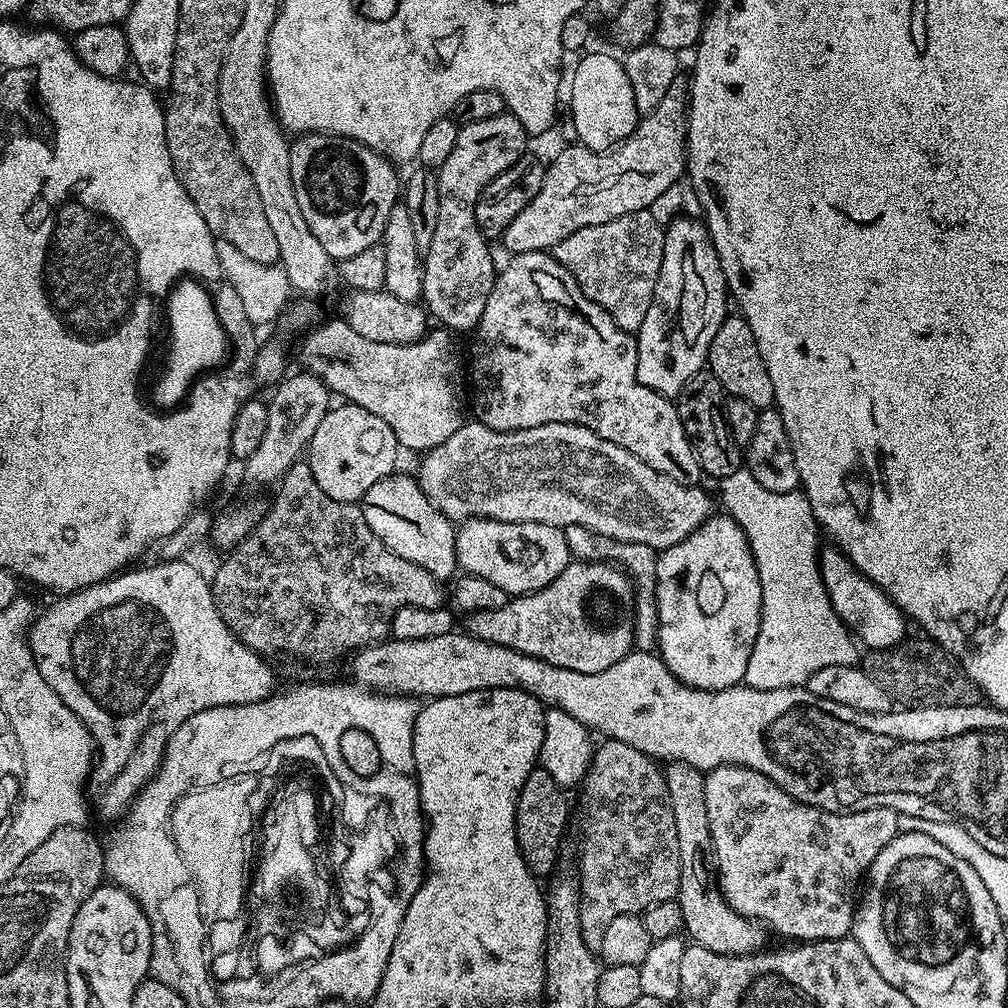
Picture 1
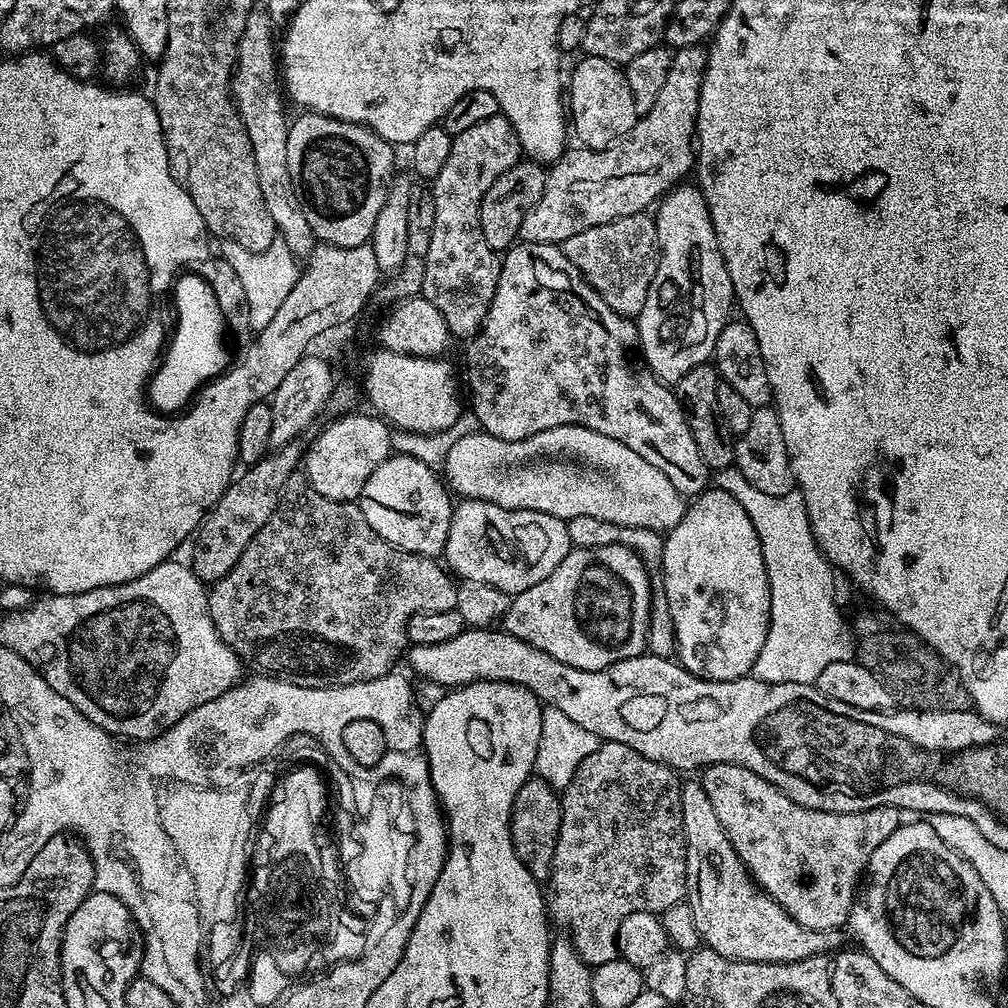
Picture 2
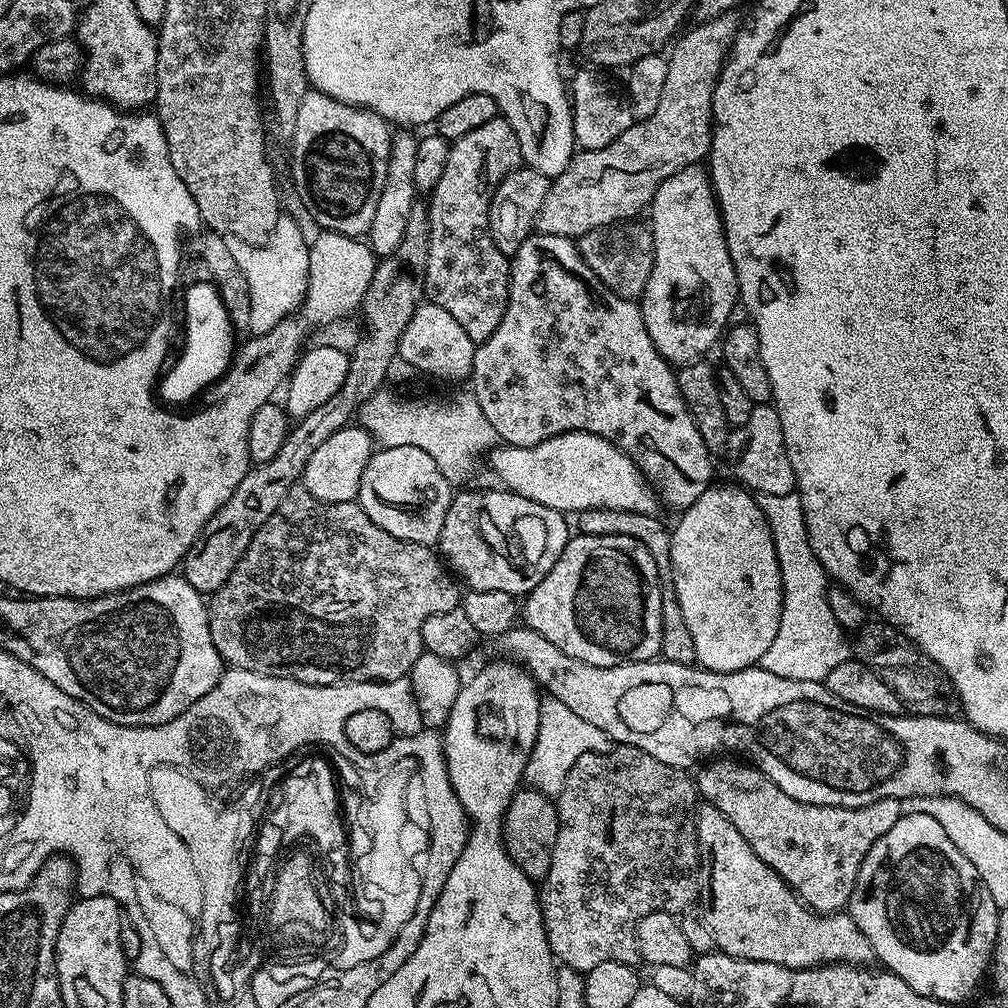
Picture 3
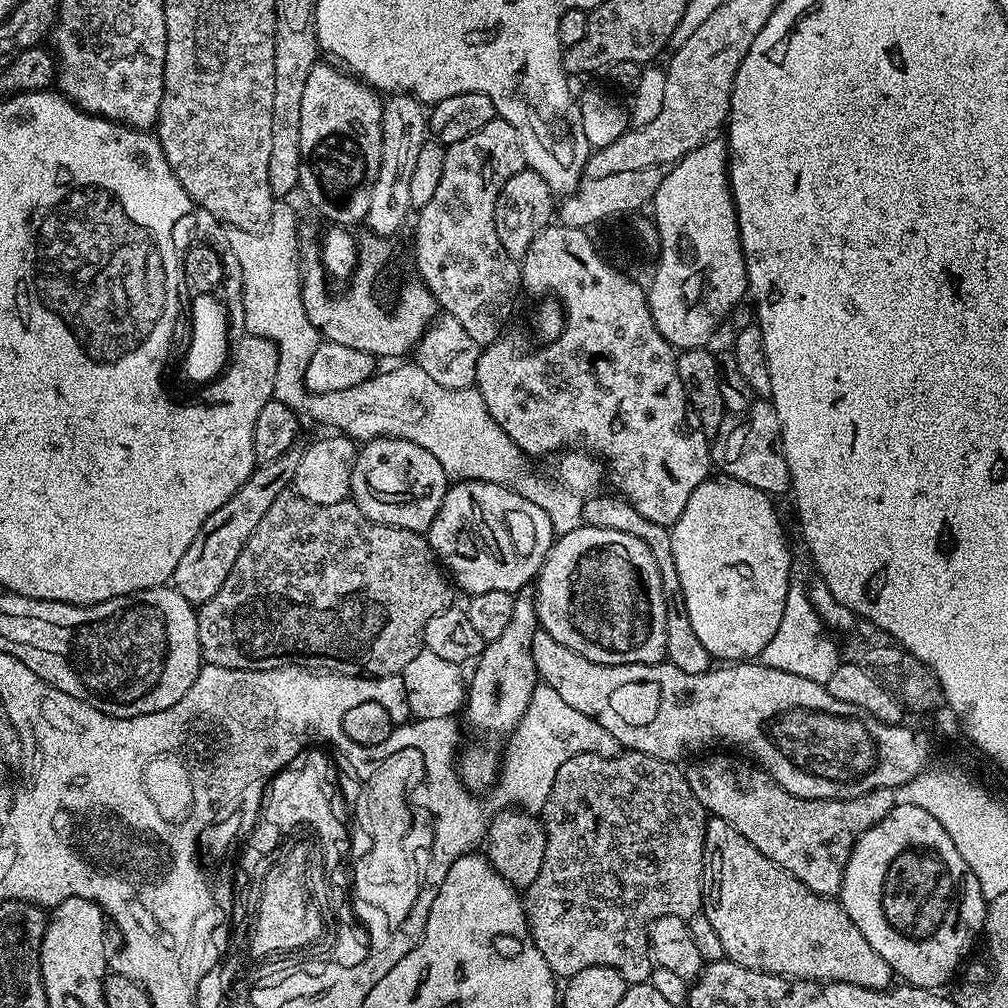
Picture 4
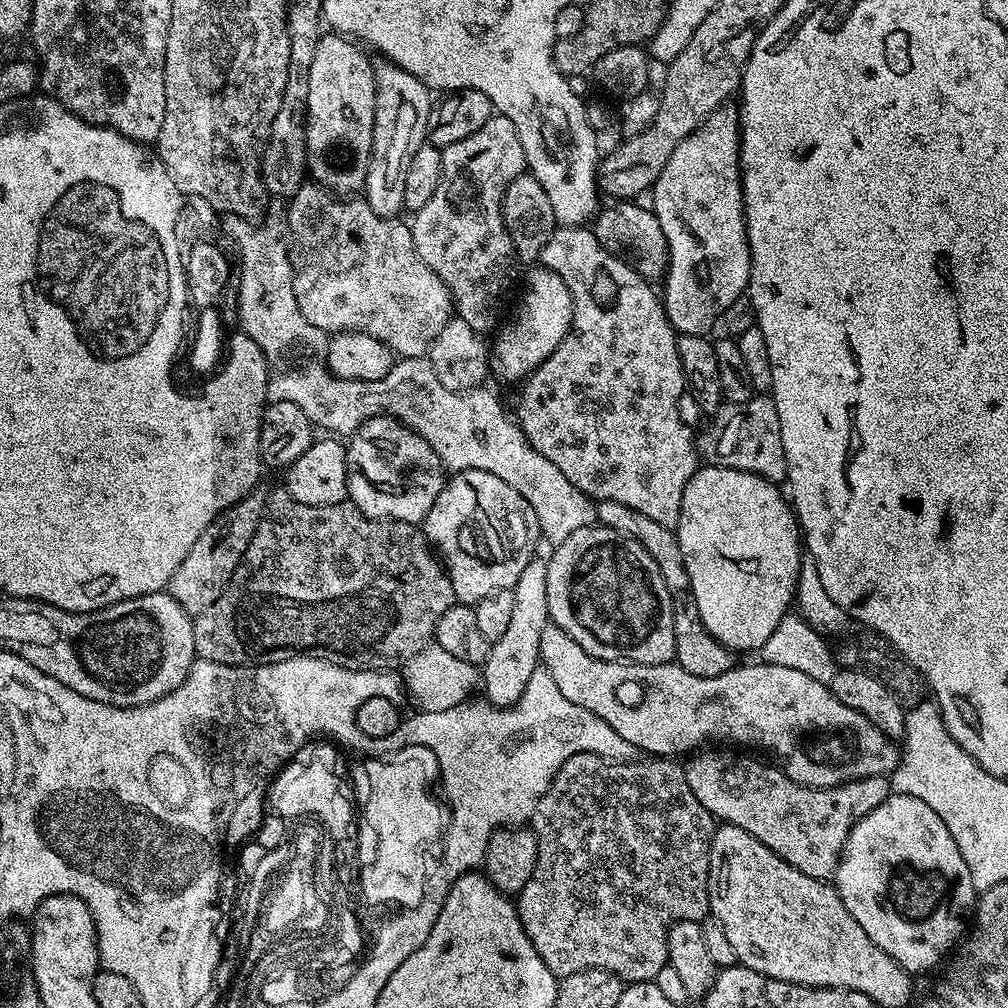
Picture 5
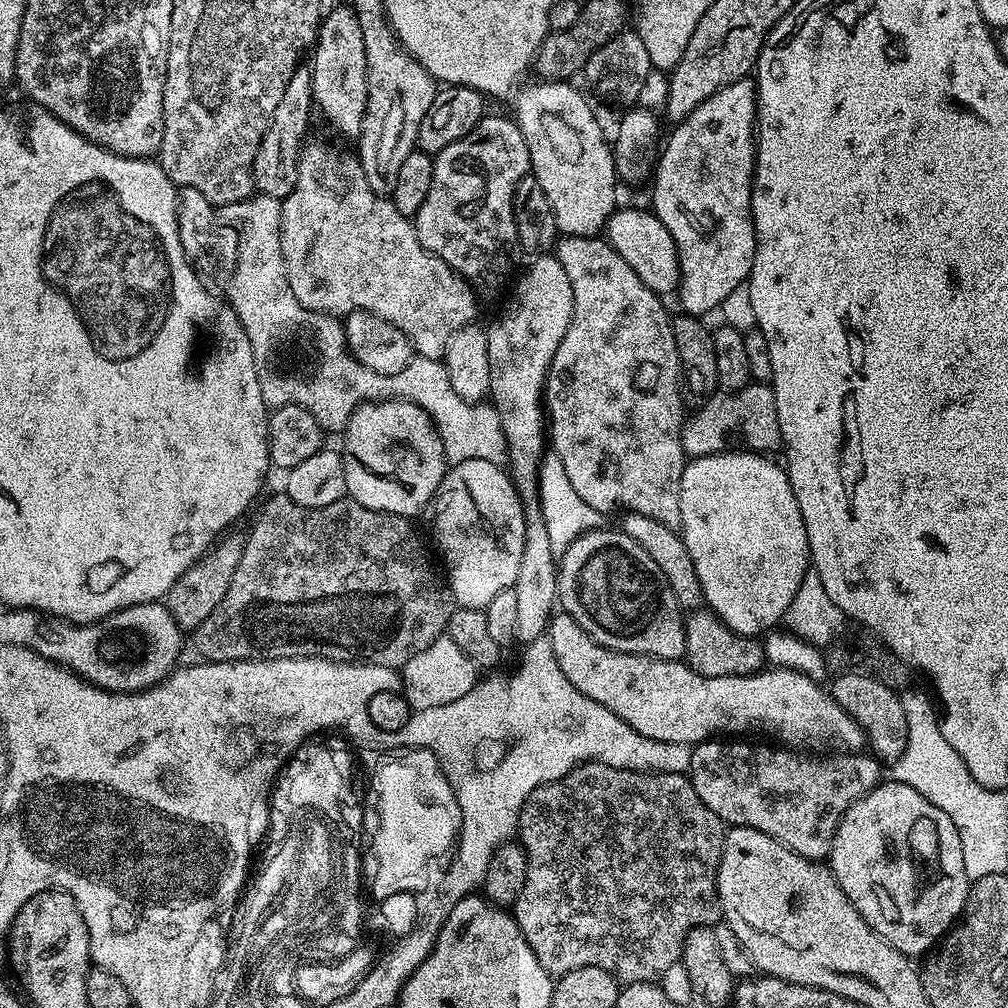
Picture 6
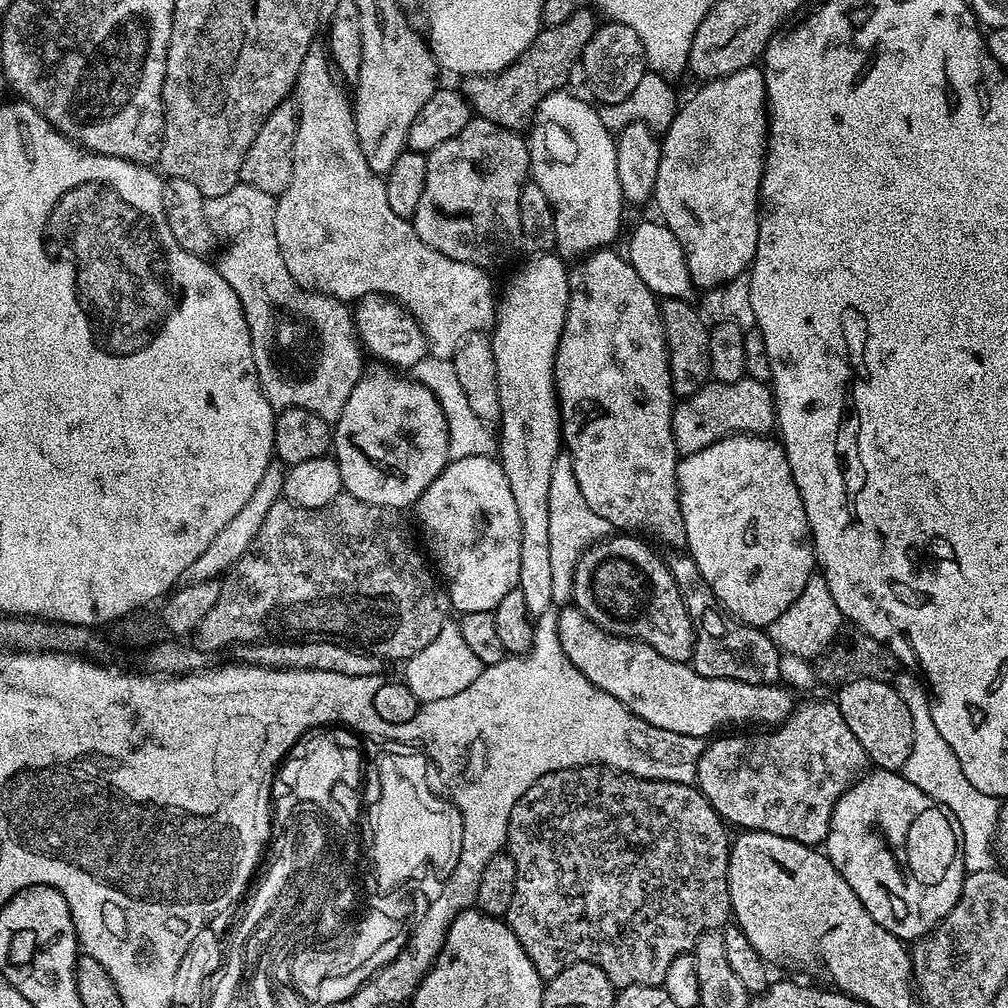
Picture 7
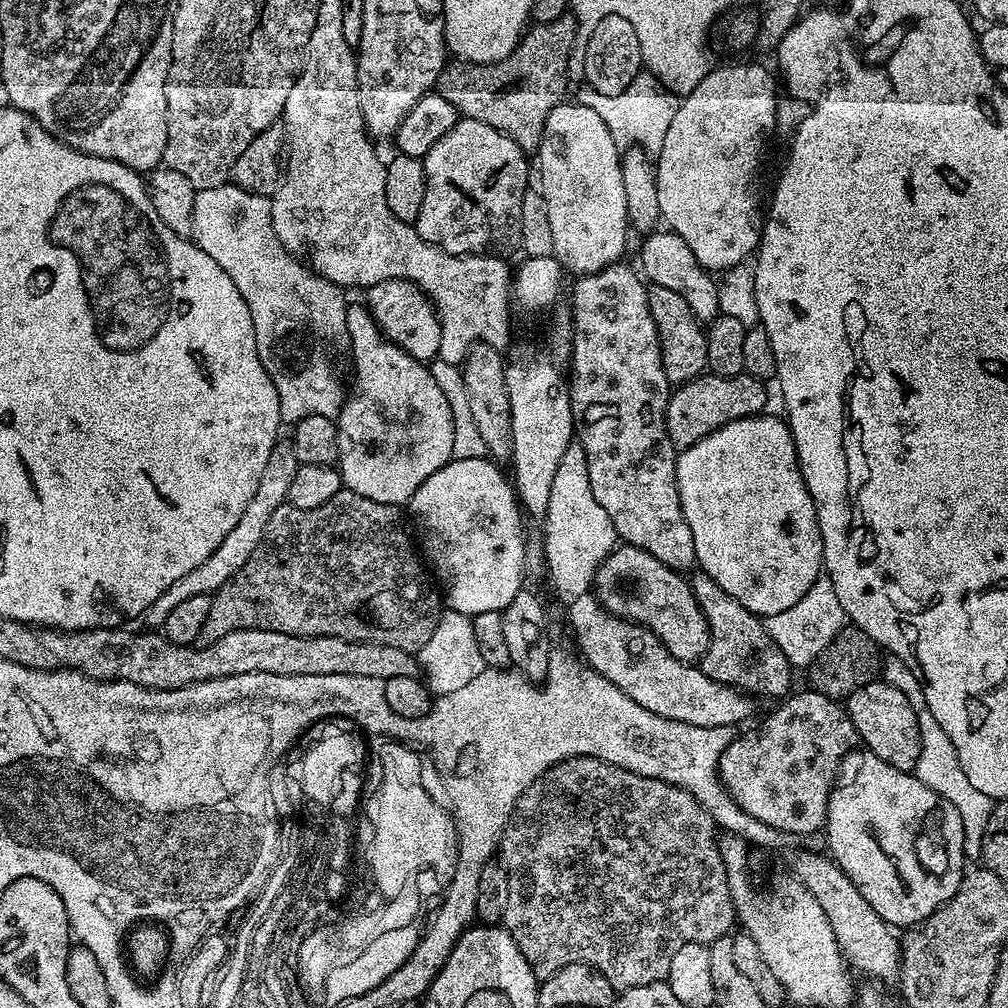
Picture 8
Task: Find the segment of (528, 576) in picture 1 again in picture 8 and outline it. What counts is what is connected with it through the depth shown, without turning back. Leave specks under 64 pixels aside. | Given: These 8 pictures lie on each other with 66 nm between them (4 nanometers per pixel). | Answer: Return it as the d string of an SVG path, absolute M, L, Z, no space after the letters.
M484 456L461 460L453 458L446 466L442 466L442 470L430 474L430 478L426 478L426 482L414 490L406 505L407 511L412 511L417 526L424 528L420 532L424 539L423 555L428 555L433 566L440 568L442 575L448 576L447 607L469 617L487 612L503 612L510 602L514 602L514 594L521 592L523 584L520 583L526 580L526 539L524 524L520 521L522 509L509 477L505 473L503 476L500 468L499 463Z

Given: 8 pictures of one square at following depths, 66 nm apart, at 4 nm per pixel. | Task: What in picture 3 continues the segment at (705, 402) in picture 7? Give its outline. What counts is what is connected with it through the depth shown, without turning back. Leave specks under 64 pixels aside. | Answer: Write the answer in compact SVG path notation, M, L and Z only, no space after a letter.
M757 404L747 422L735 425L728 433L726 457L732 472L743 487L760 496L790 494L796 490L794 470L786 454L780 415L772 404Z

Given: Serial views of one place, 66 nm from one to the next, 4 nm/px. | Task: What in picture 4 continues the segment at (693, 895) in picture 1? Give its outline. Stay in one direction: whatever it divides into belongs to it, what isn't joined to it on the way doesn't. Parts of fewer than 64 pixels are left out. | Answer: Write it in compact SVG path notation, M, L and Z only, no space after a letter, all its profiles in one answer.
M712 816L704 835L704 851L710 861L710 883L706 888L706 903L702 912L714 926L727 959L759 972L772 972L794 980L846 982L881 990L893 983L894 973L886 958L878 955L874 946L866 942L862 930L854 926L843 904L814 894L814 890L794 878L794 874L778 866L778 862L766 858L766 854L755 848L733 824Z

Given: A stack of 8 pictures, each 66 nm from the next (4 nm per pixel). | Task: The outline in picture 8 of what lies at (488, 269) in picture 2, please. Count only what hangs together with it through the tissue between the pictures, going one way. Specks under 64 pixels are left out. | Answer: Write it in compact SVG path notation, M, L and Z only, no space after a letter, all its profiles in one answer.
M457 119L454 130L450 130L450 134L446 134L442 138L438 138L438 142L434 142L434 146L430 146L430 150L423 156L424 173L426 174L426 198L422 198L422 210L418 210L418 218L414 222L414 227L428 244L433 244L436 248L441 248L443 252L448 252L452 256L498 256L507 257L507 252L517 251L520 248L520 219L522 218L522 198L525 192L529 191L528 184L528 164L530 168L529 157L520 149L518 142L514 142L506 134L502 134L498 130L494 130L494 126L486 126L486 122L478 122L477 120Z

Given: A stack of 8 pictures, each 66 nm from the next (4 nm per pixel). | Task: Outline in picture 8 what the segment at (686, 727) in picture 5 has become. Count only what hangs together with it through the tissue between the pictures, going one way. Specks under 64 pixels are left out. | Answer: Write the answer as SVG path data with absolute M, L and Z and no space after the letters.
M595 595L574 598L574 602L567 605L566 612L568 612L568 624L576 635L576 644L584 655L585 662L583 663L602 678L614 682L614 686L618 686L622 694L634 698L638 706L646 706L650 714L658 714L674 722L686 722L690 726L706 726L707 728L720 725L737 726L736 724L751 718L753 700L751 695L714 682L706 678L706 674L700 667L684 664L678 658L674 658L666 650L666 646L660 644L660 639L652 633L652 629L633 624L630 620L622 620L618 616L611 616L600 605Z

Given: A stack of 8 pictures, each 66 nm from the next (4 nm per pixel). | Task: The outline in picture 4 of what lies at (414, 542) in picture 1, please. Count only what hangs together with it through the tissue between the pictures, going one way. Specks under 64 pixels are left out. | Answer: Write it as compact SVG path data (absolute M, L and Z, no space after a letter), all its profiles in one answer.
M377 436L357 451L350 496L372 520L424 534L434 522L449 487L448 476L430 450L402 438Z

